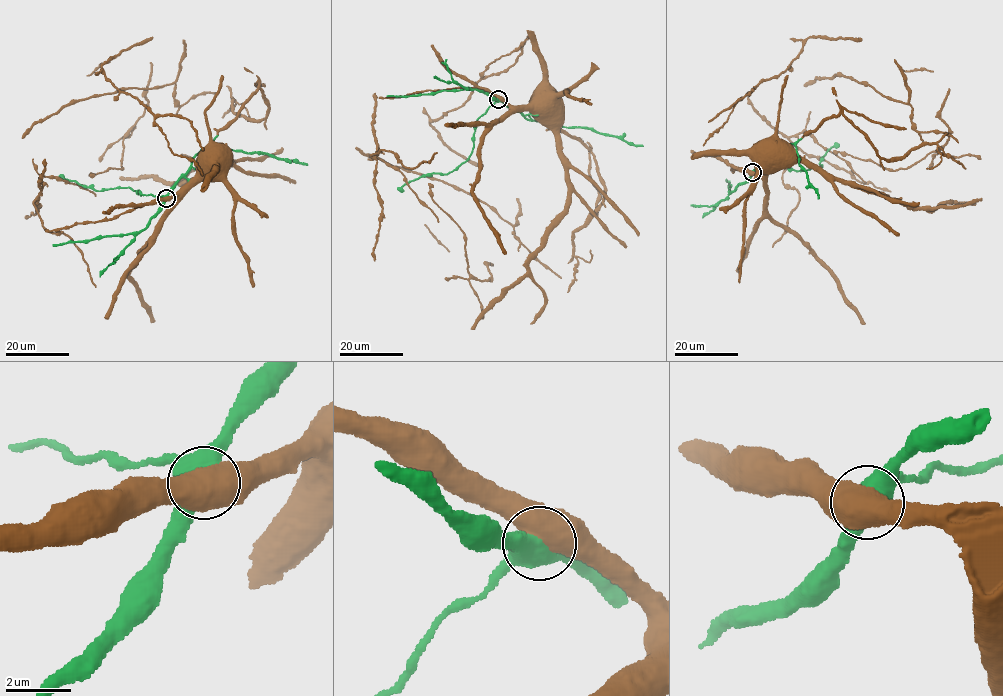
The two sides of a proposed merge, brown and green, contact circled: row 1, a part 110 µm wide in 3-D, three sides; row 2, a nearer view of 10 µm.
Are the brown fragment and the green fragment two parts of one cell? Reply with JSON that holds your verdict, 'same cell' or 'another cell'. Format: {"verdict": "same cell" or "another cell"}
{"verdict": "same cell"}

